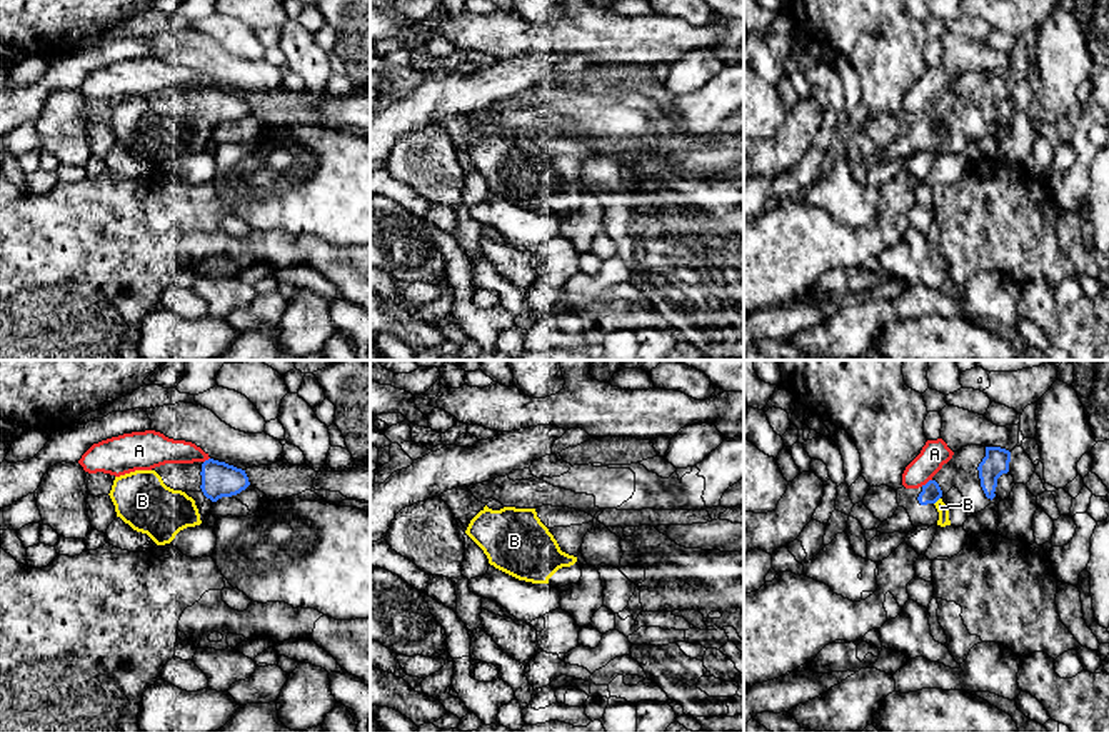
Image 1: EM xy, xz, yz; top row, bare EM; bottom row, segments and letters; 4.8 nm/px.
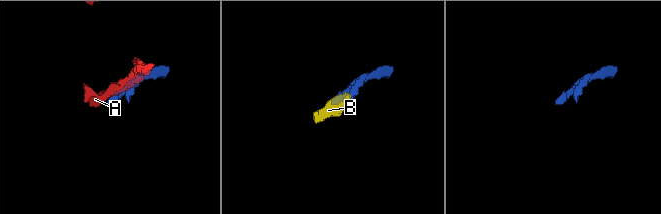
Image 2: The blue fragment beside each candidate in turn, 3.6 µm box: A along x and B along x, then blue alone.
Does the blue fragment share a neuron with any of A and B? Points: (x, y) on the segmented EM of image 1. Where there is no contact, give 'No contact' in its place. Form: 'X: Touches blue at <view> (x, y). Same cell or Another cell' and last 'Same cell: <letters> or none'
A: Touches blue at yz (928, 482). Another cell
B: Touches blue at yz (938, 499). Same cell
Same cell: B

